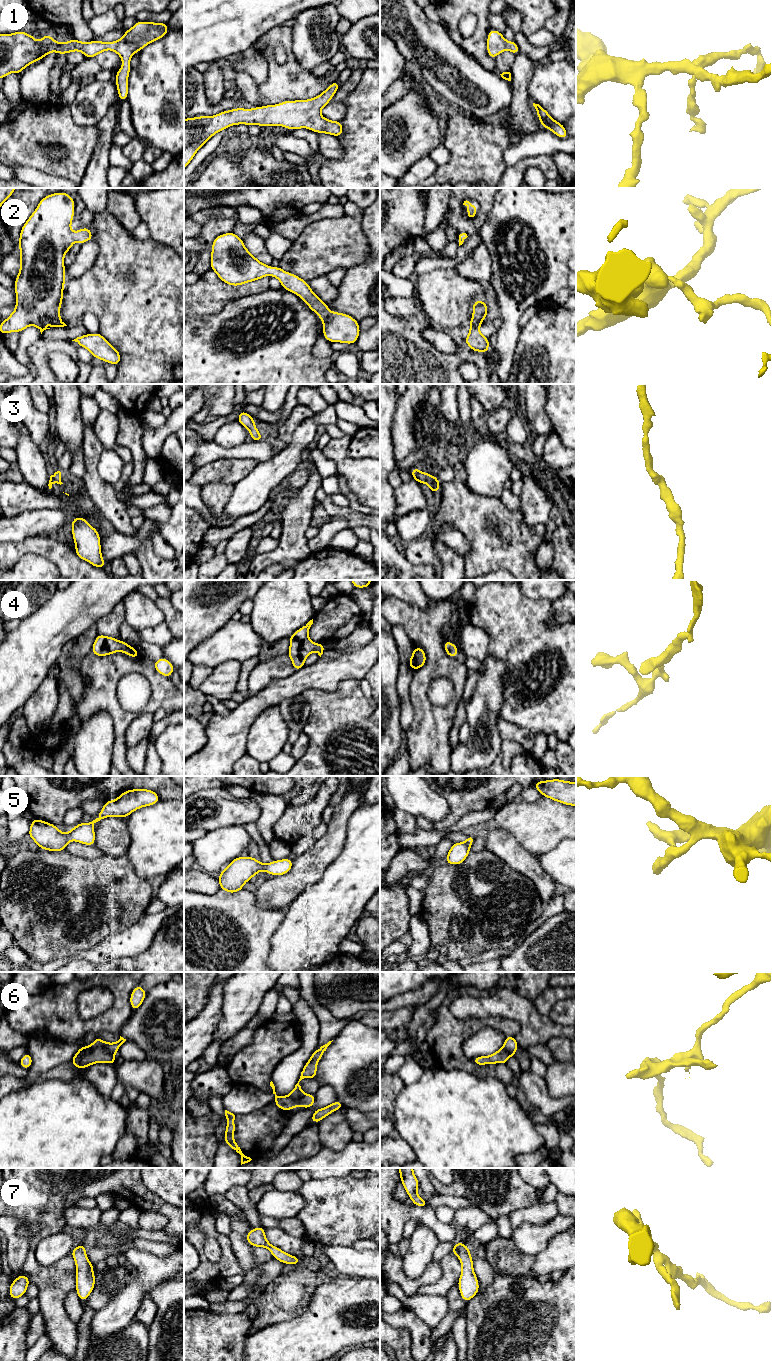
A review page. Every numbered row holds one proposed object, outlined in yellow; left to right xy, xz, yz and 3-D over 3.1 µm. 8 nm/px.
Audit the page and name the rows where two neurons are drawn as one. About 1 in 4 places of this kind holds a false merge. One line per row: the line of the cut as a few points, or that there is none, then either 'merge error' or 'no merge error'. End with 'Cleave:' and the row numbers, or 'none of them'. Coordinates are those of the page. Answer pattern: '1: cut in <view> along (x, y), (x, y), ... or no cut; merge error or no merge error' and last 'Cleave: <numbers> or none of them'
1: no cut; no merge error
2: no cut; no merge error
3: no cut; no merge error
4: no cut; no merge error
5: no cut; no merge error
6: cut in xy along (77, 1052), (83, 1053), (95, 1047), (105, 1047), (113, 1054); merge error
7: no cut; no merge error
Cleave: 6

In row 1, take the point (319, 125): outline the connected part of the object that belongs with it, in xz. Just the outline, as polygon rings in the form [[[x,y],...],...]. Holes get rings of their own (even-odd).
[[[335,80],[320,95],[308,100],[288,100],[276,105],[265,105],[252,109],[236,108],[223,111],[214,116],[198,116],[184,119],[184,169],[191,162],[197,151],[203,147],[212,136],[232,125],[283,126],[290,130],[307,127],[309,130],[318,134],[325,133],[336,137],[341,136],[343,134],[341,121],[331,121],[320,115],[322,108],[331,101],[338,90],[339,82]]]

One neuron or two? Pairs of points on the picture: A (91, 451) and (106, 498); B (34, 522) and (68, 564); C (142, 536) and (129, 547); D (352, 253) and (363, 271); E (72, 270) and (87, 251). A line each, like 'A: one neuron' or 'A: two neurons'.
A: one neuron
B: two neurons
C: one neuron
D: two neurons
E: one neuron

